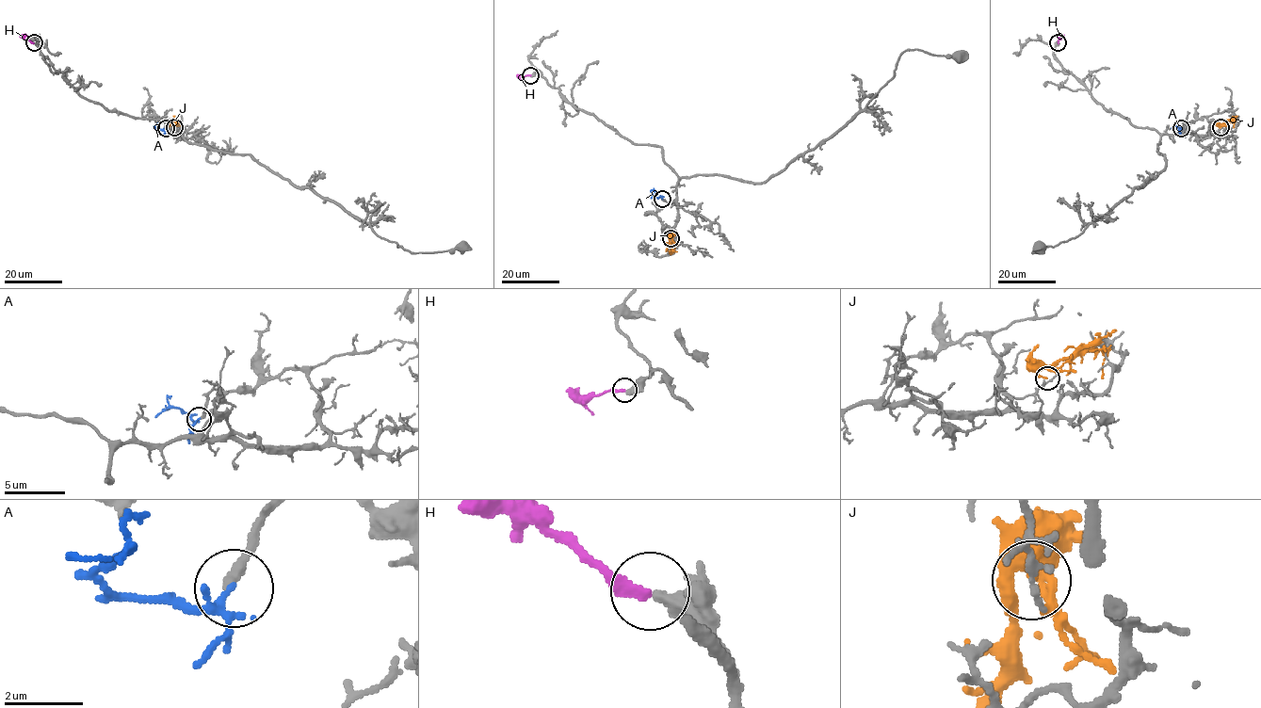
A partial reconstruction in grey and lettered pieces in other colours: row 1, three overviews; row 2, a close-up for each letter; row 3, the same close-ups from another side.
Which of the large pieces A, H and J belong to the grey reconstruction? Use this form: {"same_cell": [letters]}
{"same_cell": ["H"]}

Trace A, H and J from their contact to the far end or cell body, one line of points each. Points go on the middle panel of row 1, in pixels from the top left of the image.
A: (662, 199), (654, 197), (654, 192), (650, 191)
H: (530, 75), (516, 75)
J: (670, 238), (670, 250)

